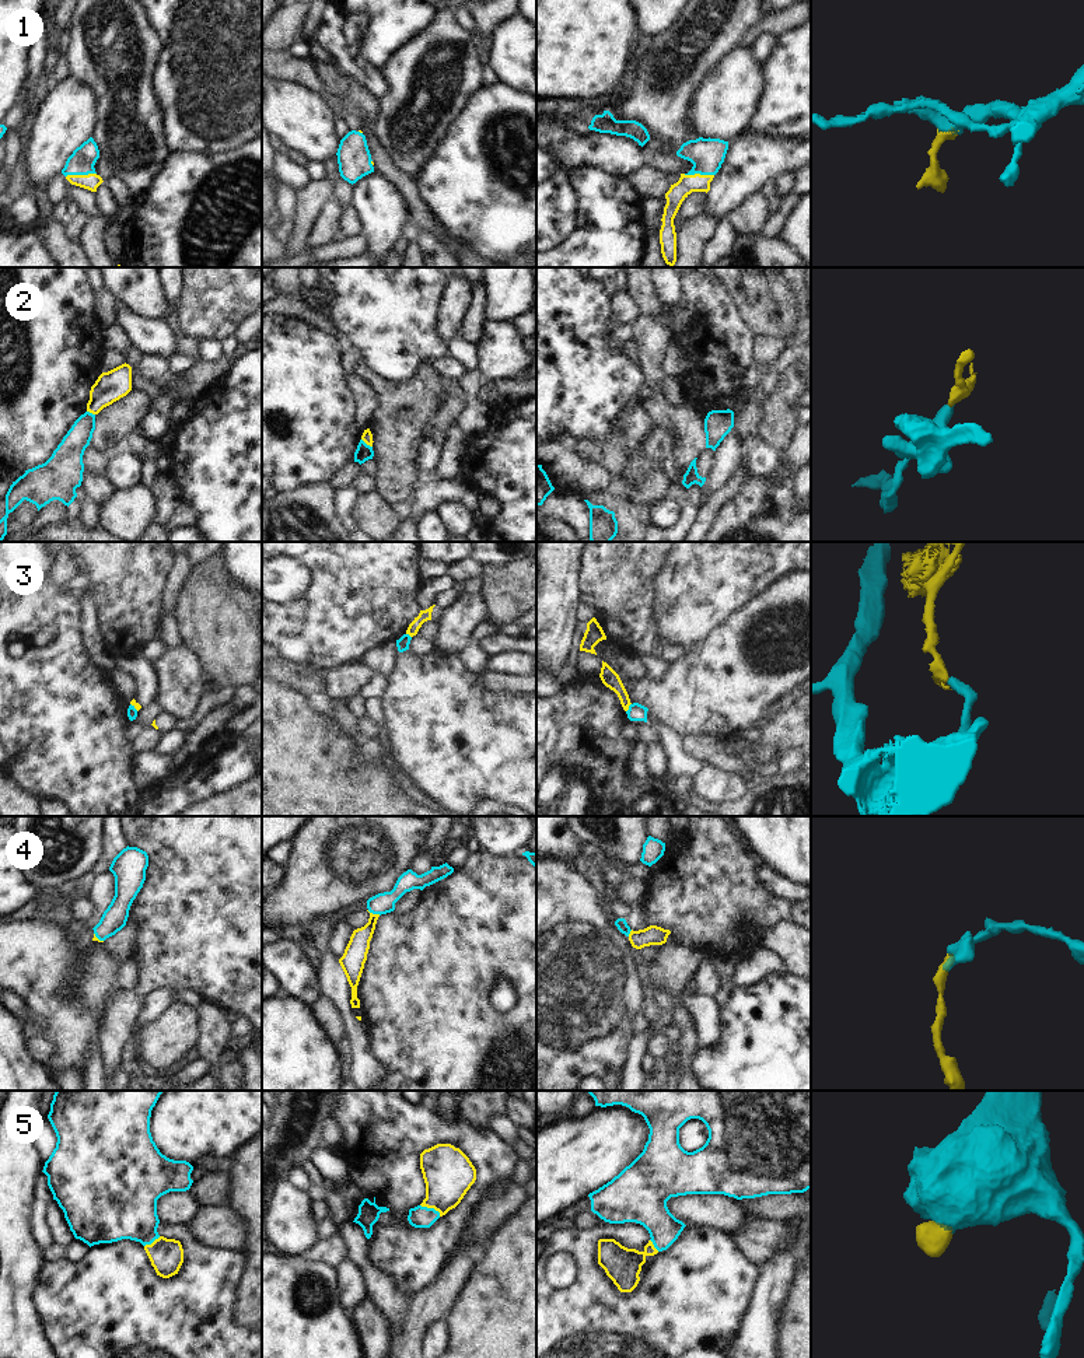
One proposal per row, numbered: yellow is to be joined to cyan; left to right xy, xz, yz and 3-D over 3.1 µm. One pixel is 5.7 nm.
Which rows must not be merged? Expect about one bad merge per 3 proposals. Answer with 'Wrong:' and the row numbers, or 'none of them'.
Wrong: 2, 3

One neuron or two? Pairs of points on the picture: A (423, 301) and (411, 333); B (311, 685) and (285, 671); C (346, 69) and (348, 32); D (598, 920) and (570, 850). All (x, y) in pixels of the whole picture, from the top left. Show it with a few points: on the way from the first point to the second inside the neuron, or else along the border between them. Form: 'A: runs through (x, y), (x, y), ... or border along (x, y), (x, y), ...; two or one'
A: runs through (415, 310), (411, 314), (411, 325); one
B: runs through (304, 683), (292, 675); one
C: runs through (346, 60), (346, 41); one
D: border along (551, 854), (558, 854), (573, 864); two

